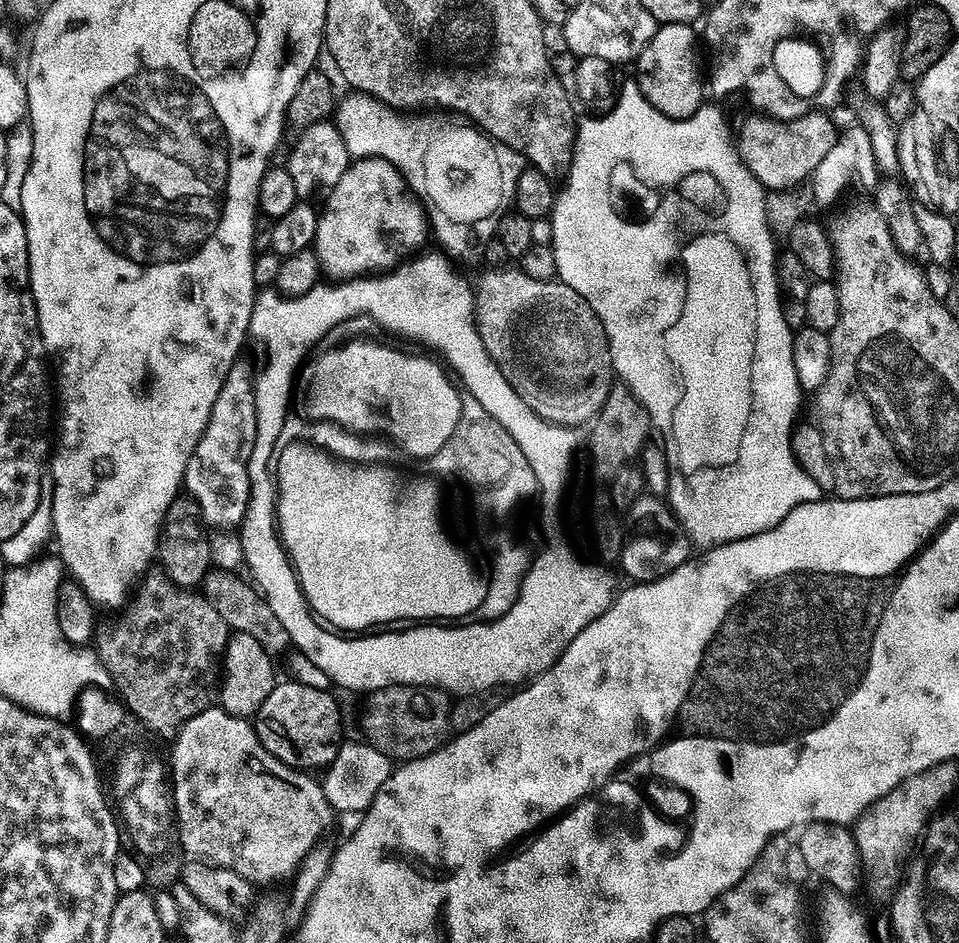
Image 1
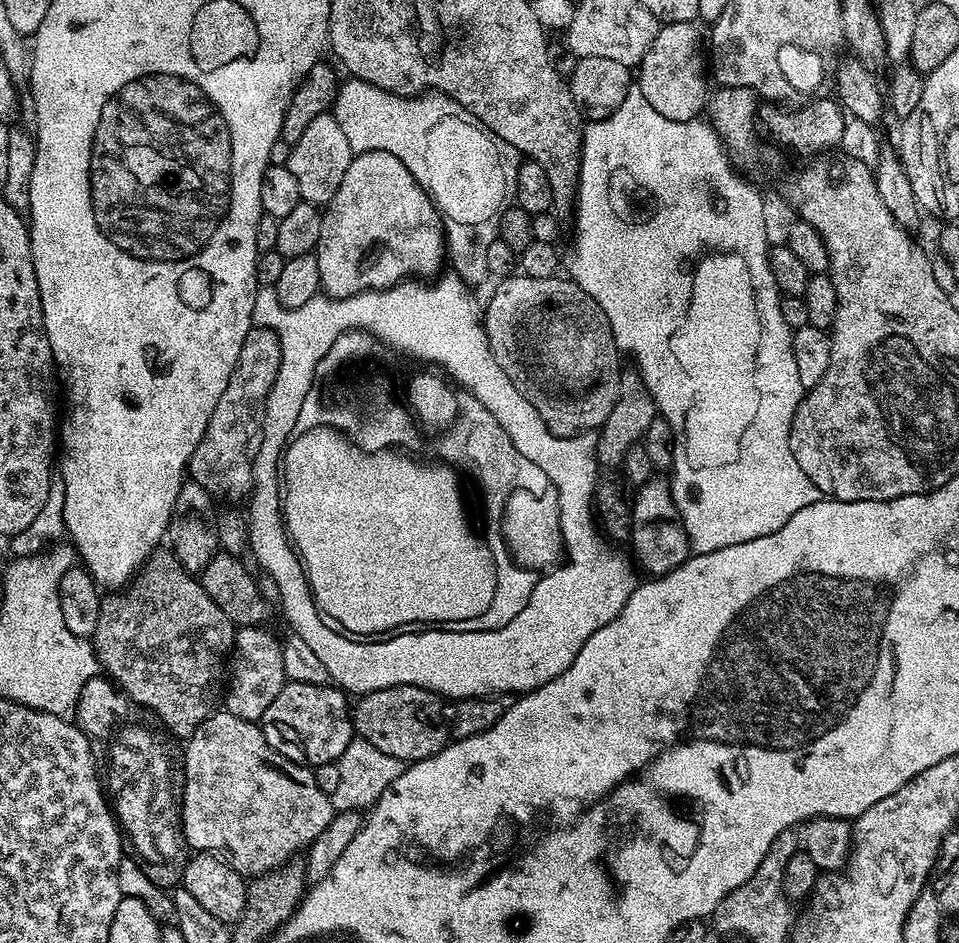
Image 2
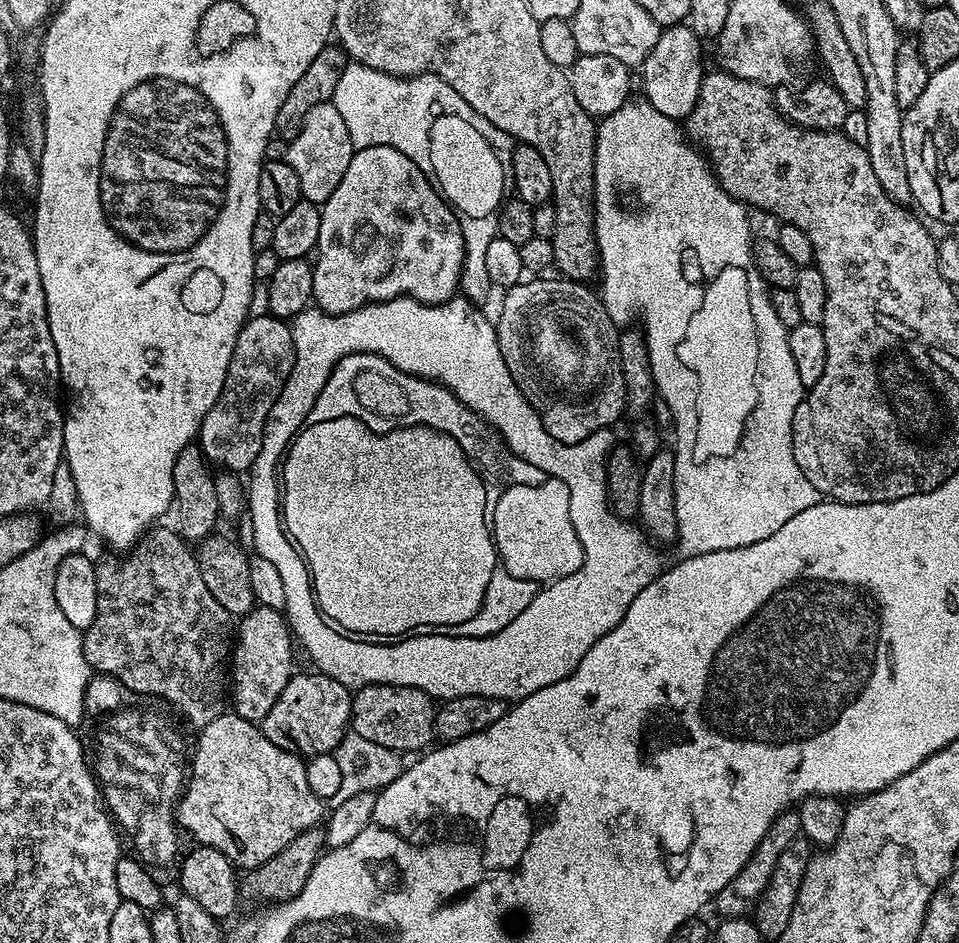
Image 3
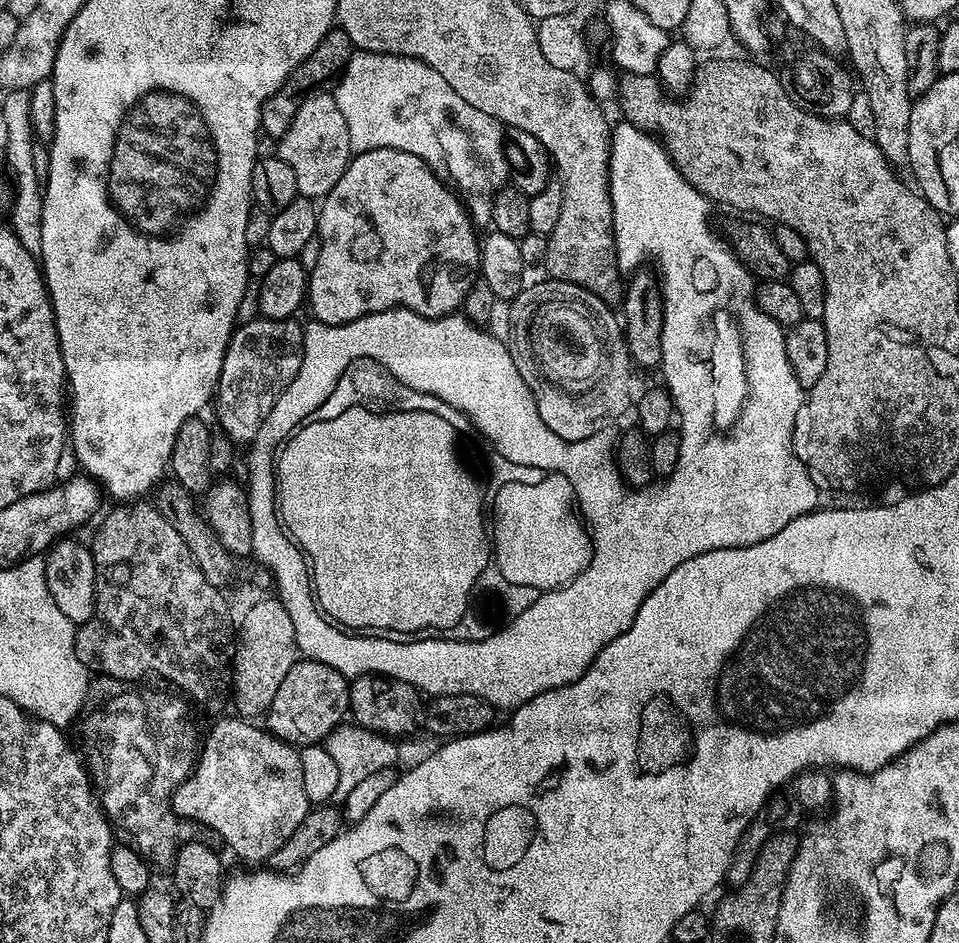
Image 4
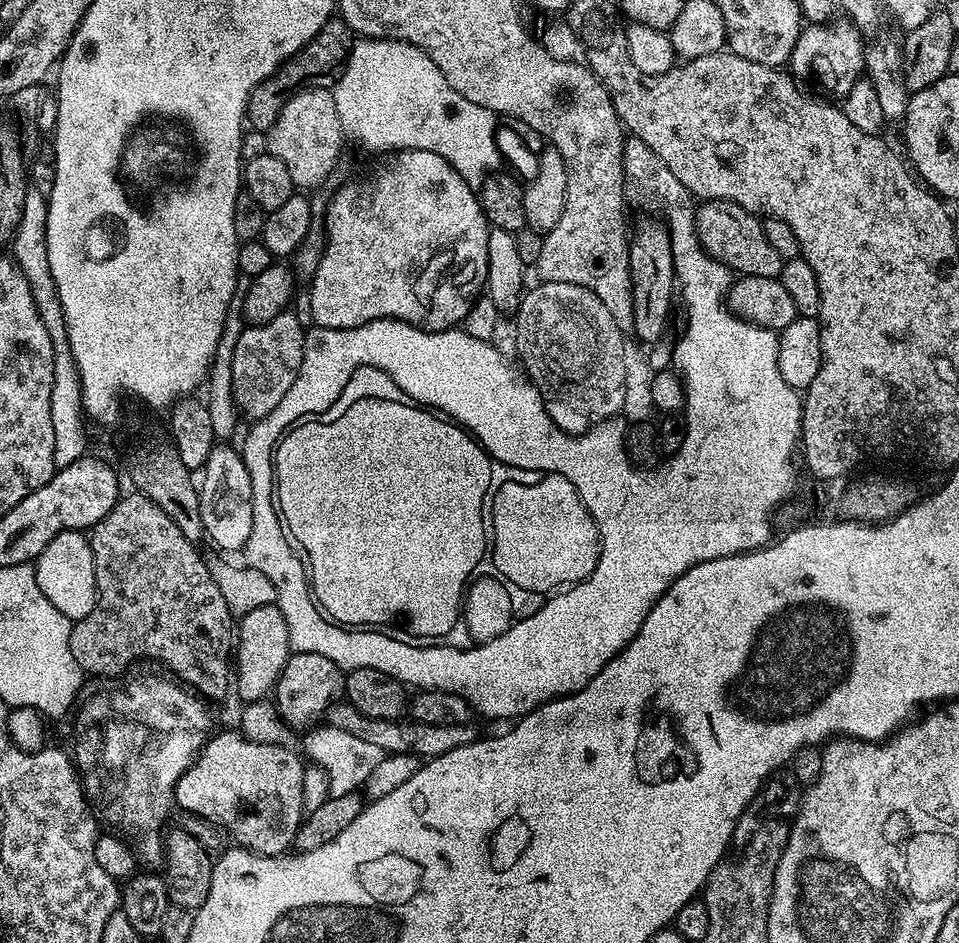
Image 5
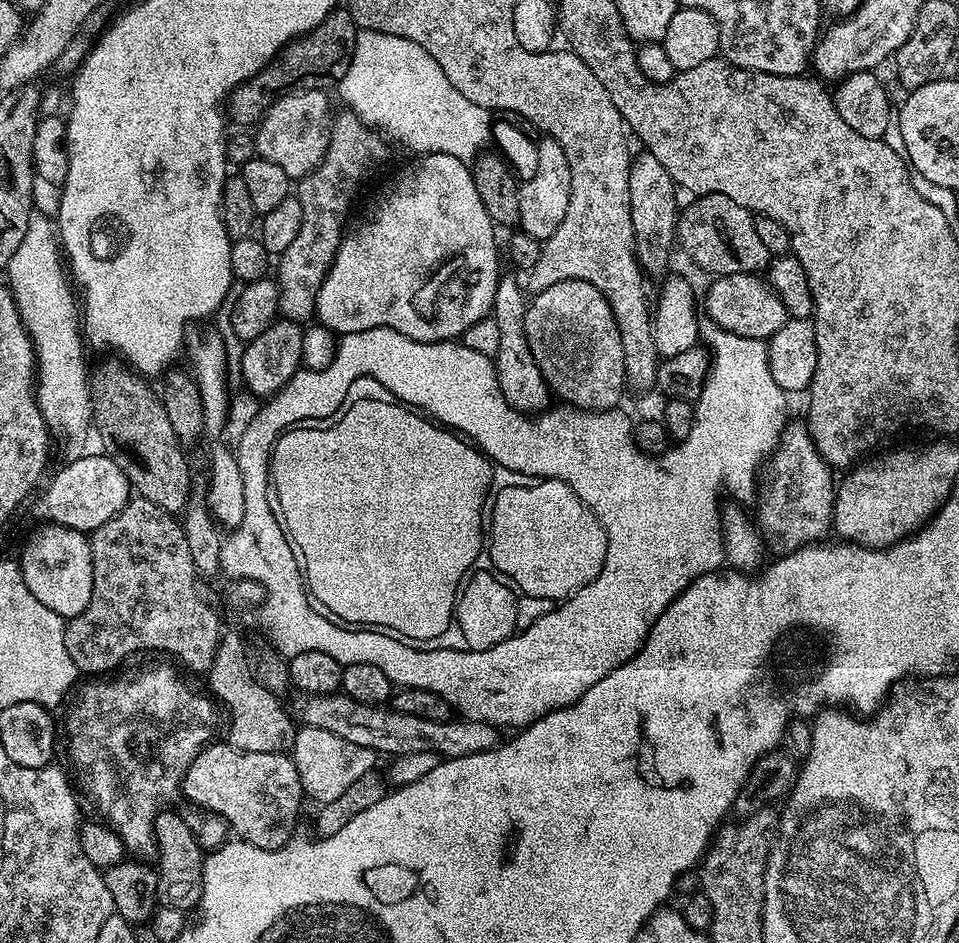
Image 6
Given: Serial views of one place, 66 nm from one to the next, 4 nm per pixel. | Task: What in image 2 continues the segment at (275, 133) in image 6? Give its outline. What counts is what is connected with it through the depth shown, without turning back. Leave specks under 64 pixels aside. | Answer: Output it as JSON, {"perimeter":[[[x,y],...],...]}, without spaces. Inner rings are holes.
{"perimeter":[[[325,114],[314,118],[314,122],[306,126],[302,138],[298,138],[298,142],[291,145],[289,152],[292,153],[287,153],[286,163],[290,174],[294,174],[298,182],[301,201],[317,206],[329,204],[354,155],[350,142],[346,142],[346,134],[342,134],[342,126],[338,126],[335,115]]]}

